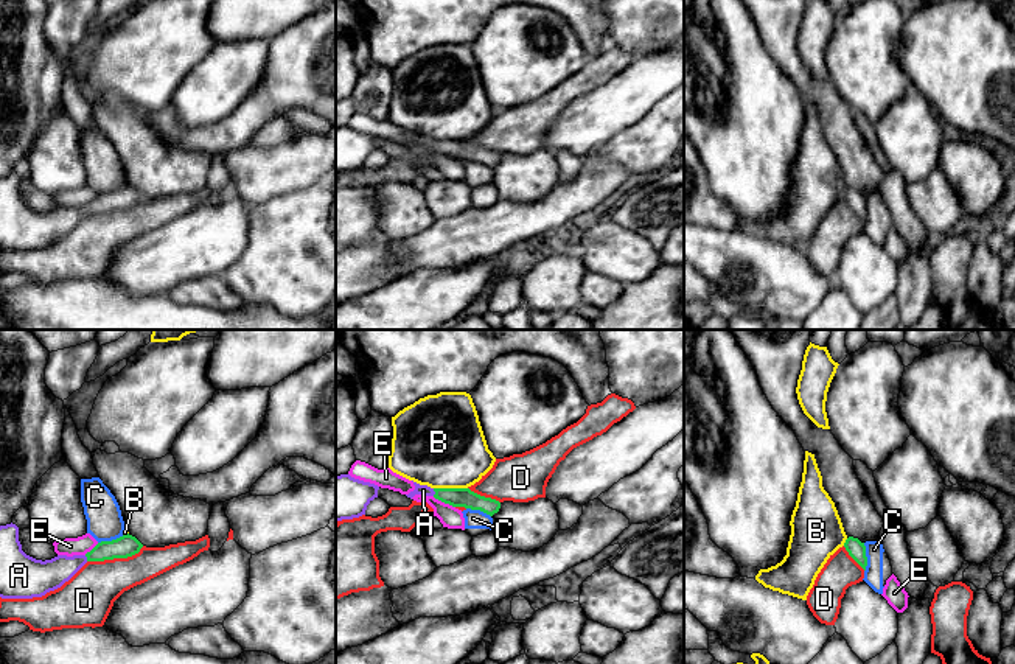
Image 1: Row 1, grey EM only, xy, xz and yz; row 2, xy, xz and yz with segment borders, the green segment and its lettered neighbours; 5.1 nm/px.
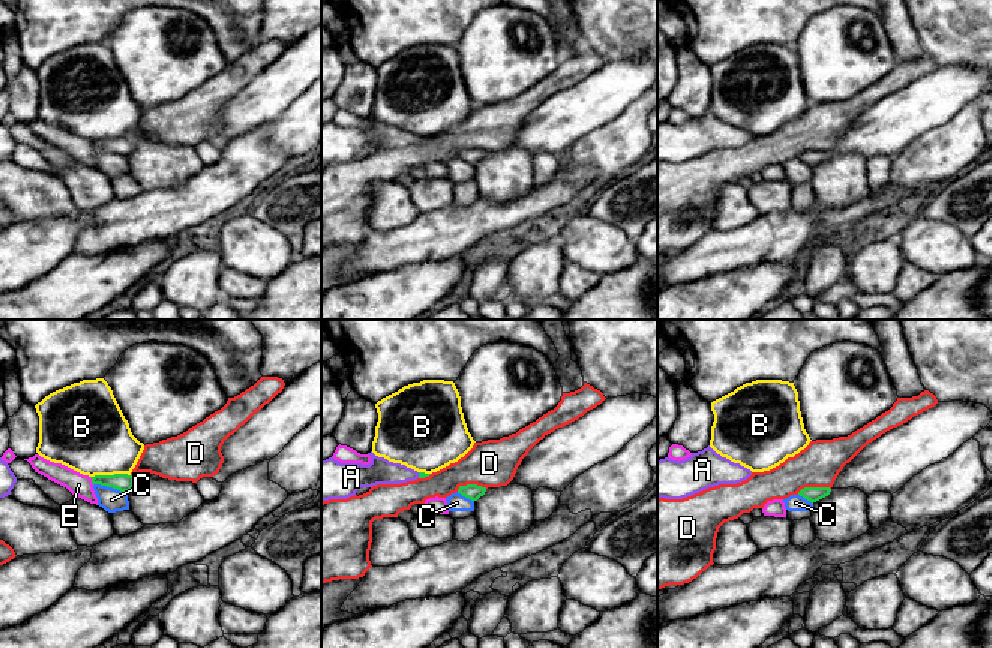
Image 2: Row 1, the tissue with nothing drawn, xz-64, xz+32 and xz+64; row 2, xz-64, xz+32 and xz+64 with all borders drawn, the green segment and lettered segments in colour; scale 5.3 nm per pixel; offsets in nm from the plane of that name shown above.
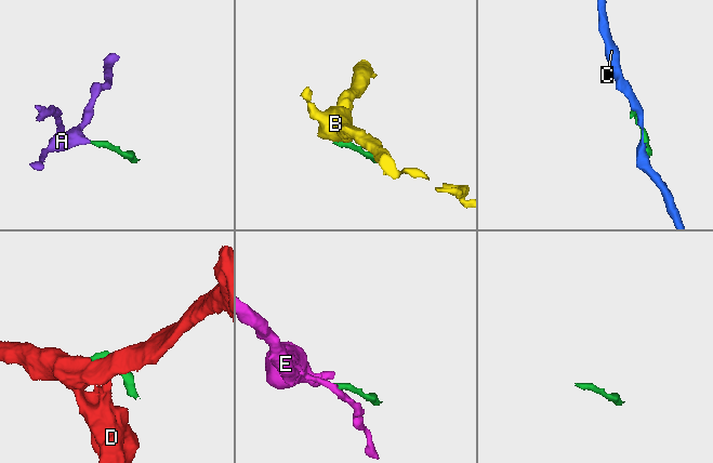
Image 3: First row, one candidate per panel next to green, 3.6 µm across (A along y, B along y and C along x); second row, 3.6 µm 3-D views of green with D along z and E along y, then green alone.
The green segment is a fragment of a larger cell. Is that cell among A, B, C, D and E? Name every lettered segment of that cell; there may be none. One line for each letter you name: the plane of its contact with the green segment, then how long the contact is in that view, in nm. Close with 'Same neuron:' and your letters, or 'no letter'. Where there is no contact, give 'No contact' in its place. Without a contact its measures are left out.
A: Touches green in xz. Shared border 40 nm
Same neuron: A

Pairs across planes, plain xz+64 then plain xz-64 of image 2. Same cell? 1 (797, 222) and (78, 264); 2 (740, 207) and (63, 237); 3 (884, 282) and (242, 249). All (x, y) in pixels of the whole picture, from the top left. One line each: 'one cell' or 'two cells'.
1: two cells
2: two cells
3: two cells

